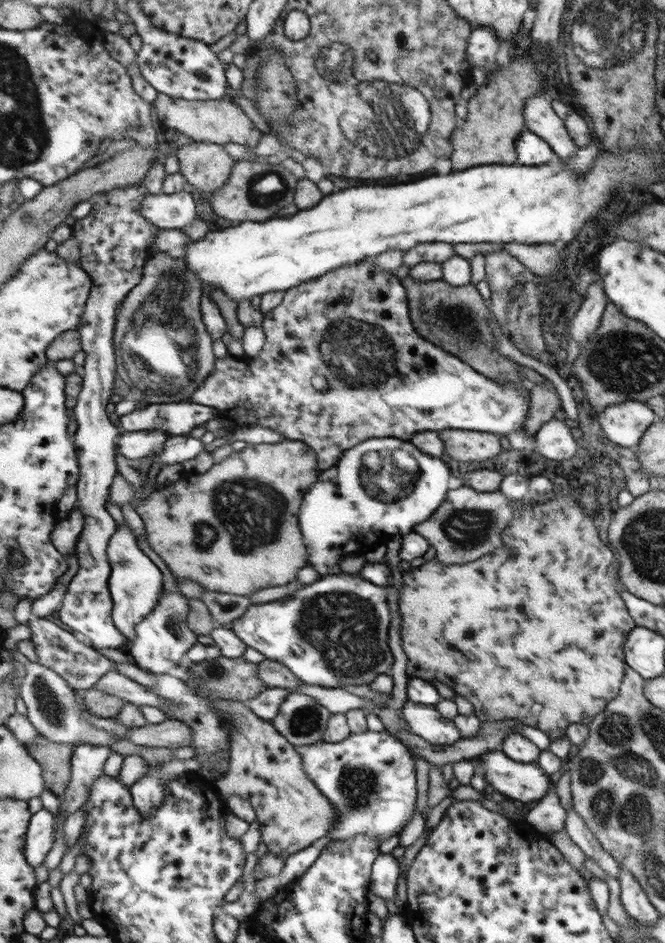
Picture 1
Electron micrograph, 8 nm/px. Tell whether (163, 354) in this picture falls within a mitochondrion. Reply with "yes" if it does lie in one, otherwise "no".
yes

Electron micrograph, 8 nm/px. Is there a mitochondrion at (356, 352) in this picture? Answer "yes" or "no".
yes

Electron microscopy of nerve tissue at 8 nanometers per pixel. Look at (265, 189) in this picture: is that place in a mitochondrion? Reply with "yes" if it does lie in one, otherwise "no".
yes

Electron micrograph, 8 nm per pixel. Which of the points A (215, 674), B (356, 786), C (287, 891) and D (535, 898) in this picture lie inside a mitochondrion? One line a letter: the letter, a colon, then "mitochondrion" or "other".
A: mitochondrion
B: mitochondrion
C: other
D: other

